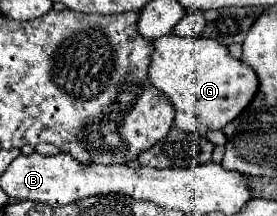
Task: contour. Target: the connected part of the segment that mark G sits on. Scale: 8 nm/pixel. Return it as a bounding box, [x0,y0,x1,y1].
[150,33,258,135]

